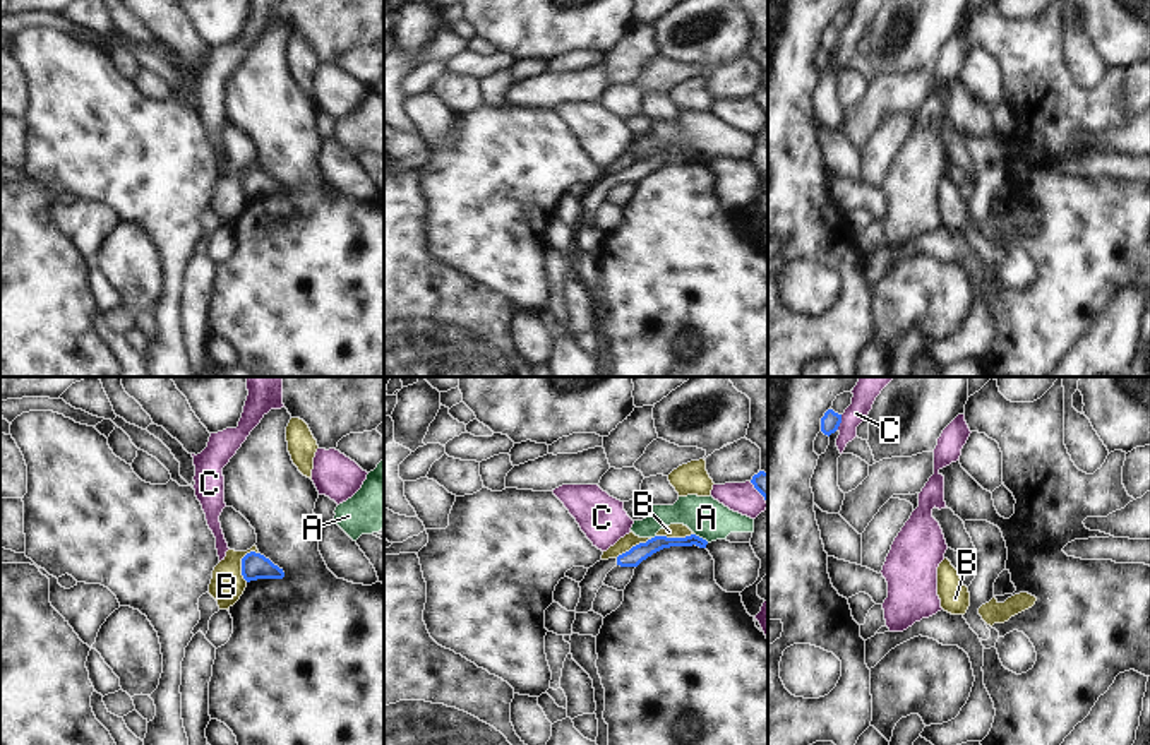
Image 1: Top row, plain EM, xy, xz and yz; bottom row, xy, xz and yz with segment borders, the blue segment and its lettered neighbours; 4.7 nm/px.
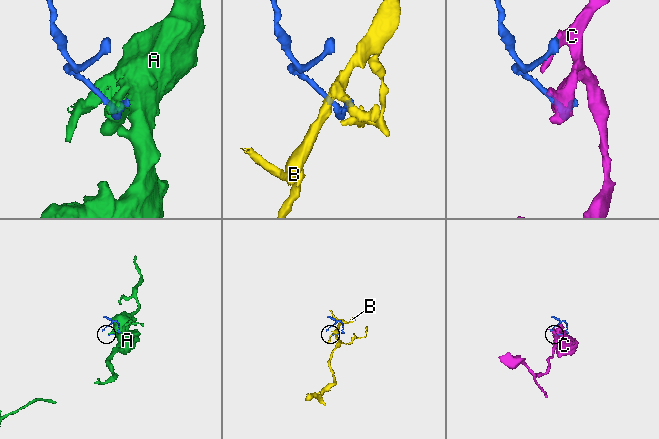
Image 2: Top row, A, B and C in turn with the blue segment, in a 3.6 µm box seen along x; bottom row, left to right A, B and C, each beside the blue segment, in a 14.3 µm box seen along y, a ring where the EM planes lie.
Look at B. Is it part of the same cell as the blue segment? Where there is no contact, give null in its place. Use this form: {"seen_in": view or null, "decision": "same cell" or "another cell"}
{"seen_in": "xy", "decision": "another cell"}

